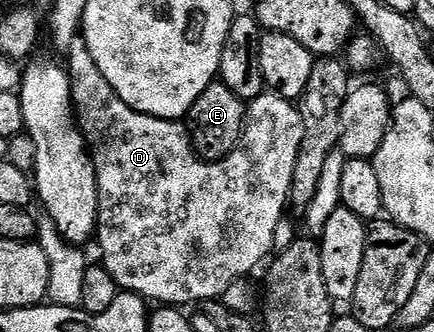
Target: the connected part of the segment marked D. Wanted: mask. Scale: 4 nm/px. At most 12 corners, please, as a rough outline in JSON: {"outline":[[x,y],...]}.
{"outline":[[66,52],[121,292],[203,305],[273,254],[304,122],[205,161]]}

